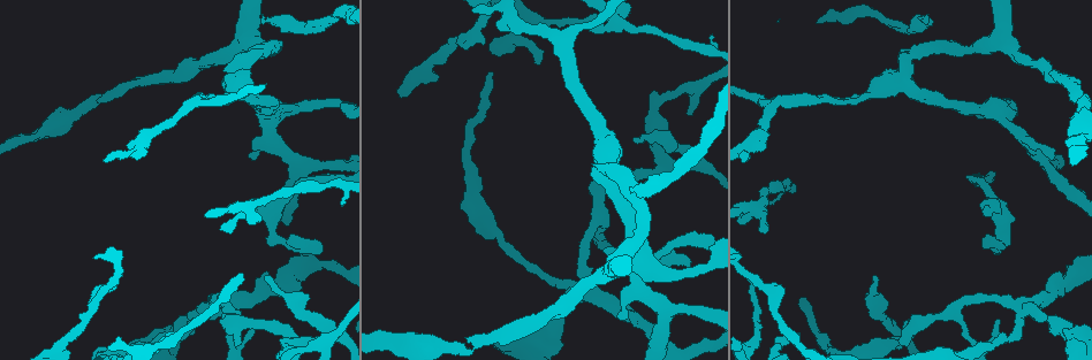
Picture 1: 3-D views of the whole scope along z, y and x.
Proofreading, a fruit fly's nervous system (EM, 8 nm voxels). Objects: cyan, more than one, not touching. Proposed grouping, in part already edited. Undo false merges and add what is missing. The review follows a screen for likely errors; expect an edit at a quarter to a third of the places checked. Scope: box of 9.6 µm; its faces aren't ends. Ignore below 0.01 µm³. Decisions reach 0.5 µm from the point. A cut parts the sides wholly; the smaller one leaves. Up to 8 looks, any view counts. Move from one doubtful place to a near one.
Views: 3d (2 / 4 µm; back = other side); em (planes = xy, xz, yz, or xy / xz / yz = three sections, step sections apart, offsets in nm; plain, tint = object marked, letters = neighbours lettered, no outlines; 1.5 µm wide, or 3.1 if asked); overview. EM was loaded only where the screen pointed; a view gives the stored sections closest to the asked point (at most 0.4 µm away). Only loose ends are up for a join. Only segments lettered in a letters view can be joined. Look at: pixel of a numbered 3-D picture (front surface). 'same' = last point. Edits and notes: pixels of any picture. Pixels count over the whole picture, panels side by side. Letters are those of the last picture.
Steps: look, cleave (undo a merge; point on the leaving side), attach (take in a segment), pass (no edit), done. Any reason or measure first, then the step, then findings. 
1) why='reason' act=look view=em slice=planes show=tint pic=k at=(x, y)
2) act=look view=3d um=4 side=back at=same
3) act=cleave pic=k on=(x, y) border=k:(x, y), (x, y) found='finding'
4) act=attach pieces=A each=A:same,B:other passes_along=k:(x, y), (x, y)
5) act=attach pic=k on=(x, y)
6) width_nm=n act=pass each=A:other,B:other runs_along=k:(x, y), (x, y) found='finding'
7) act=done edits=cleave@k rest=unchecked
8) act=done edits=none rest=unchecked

why='thin end' act=look view=3d um=4 pic=1 at=(997, 320)

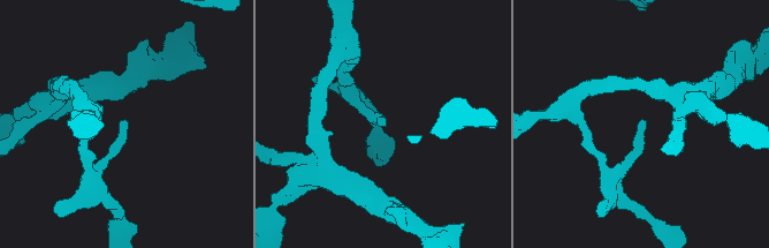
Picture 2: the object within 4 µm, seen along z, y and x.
act=look view=em slice=planes show=letters pic=2 at=(127, 121)

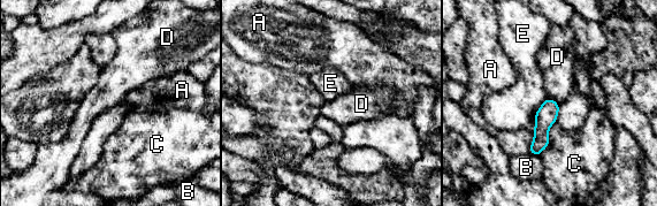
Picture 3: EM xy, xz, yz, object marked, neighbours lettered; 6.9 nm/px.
width_nm=150 act=pass each=A:other,B:other,C:other,D:other,E:other border=3:(535, 116), (534, 138), (528, 152) found='none of them fits'

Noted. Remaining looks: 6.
why='sharp bend' act=look view=em slice=planes show=letters pic=1 at=(1078, 342)

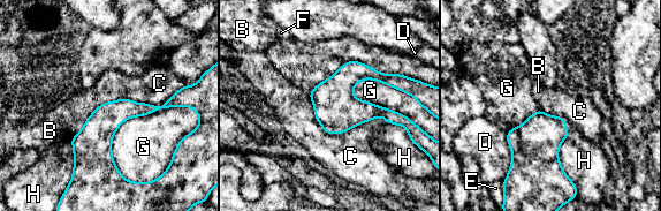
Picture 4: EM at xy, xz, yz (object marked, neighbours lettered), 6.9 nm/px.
longest_contact=C:900nm act=pass each=B:other,C:other,D:other,E:other,F:other,G:other,H:other border=4:(184, 84), (70, 140) found='one neuron here'

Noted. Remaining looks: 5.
act=done edits=none rest=unchecked

